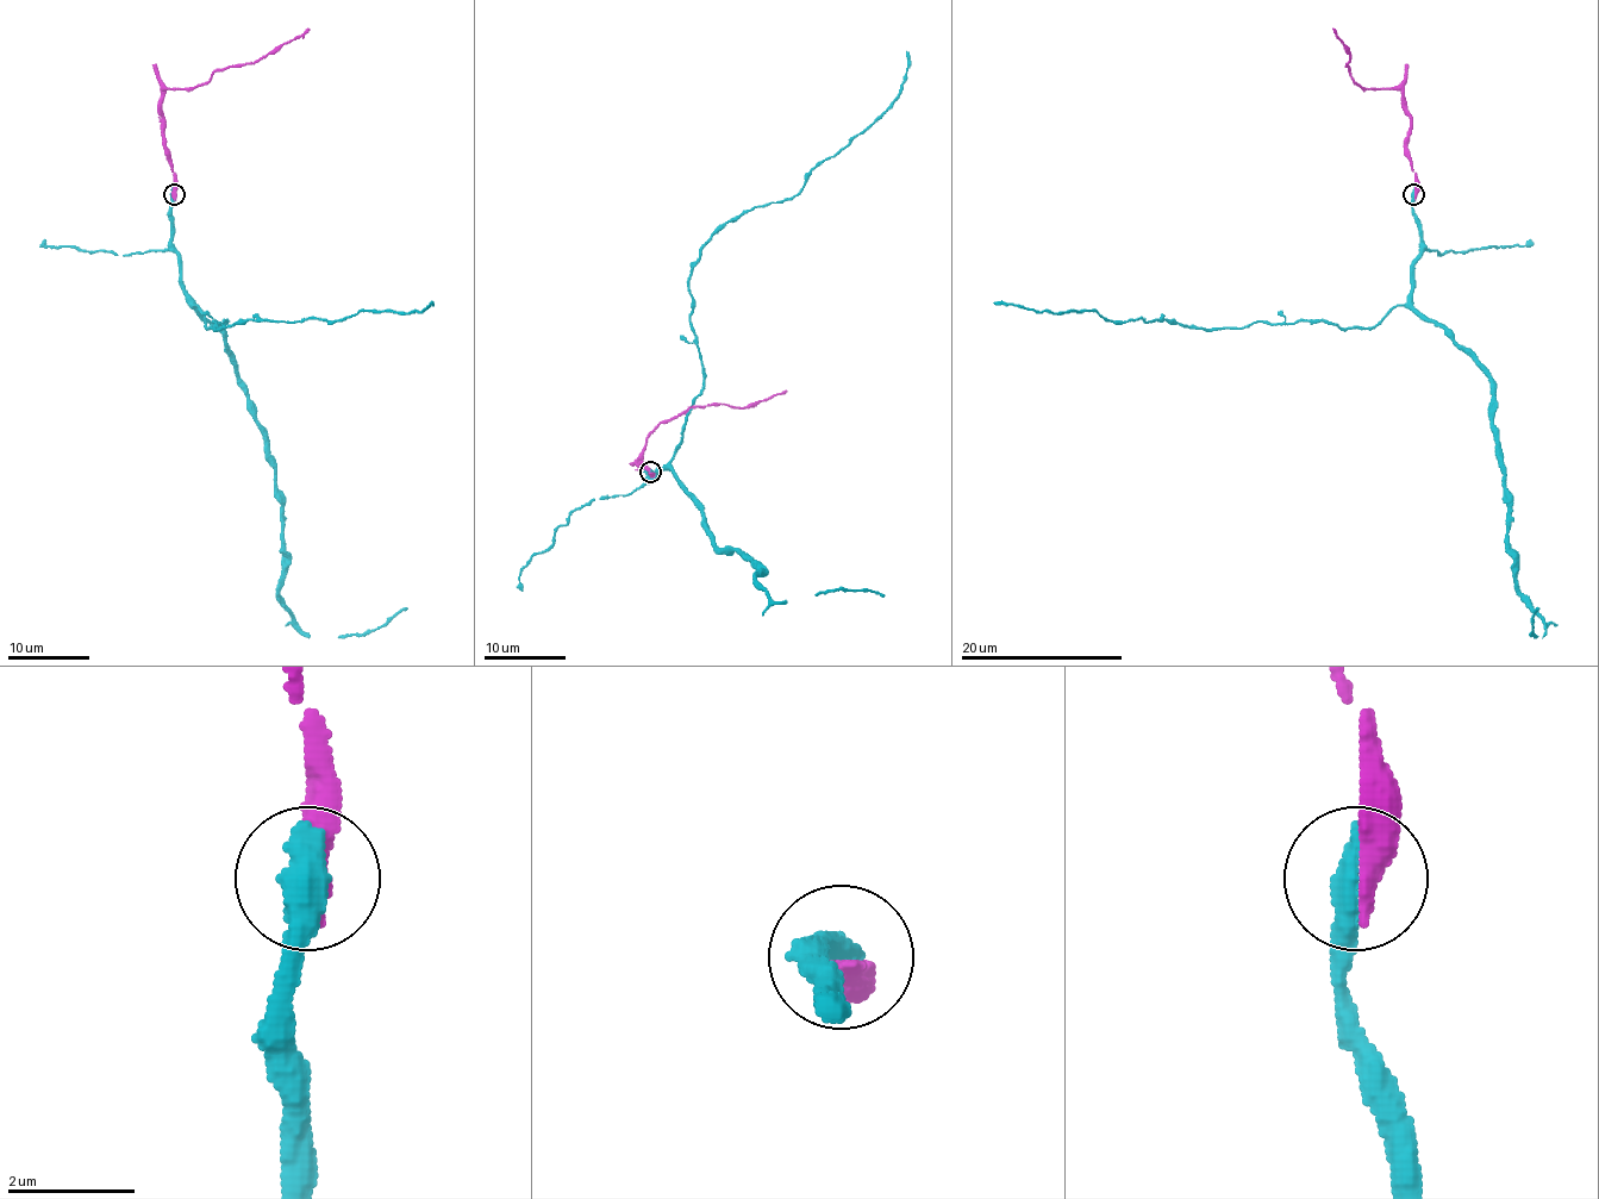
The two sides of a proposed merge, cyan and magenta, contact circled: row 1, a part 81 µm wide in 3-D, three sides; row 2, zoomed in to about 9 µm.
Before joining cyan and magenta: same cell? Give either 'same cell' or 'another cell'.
same cell

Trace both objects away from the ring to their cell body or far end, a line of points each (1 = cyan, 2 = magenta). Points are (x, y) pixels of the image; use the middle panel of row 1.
1: (650, 472), (703, 388), (688, 288), (699, 250), (792, 199), (861, 133), (898, 95), (906, 50)
2: (650, 473), (637, 461), (645, 438), (662, 423), (680, 416), (693, 406), (751, 406), (786, 389)

